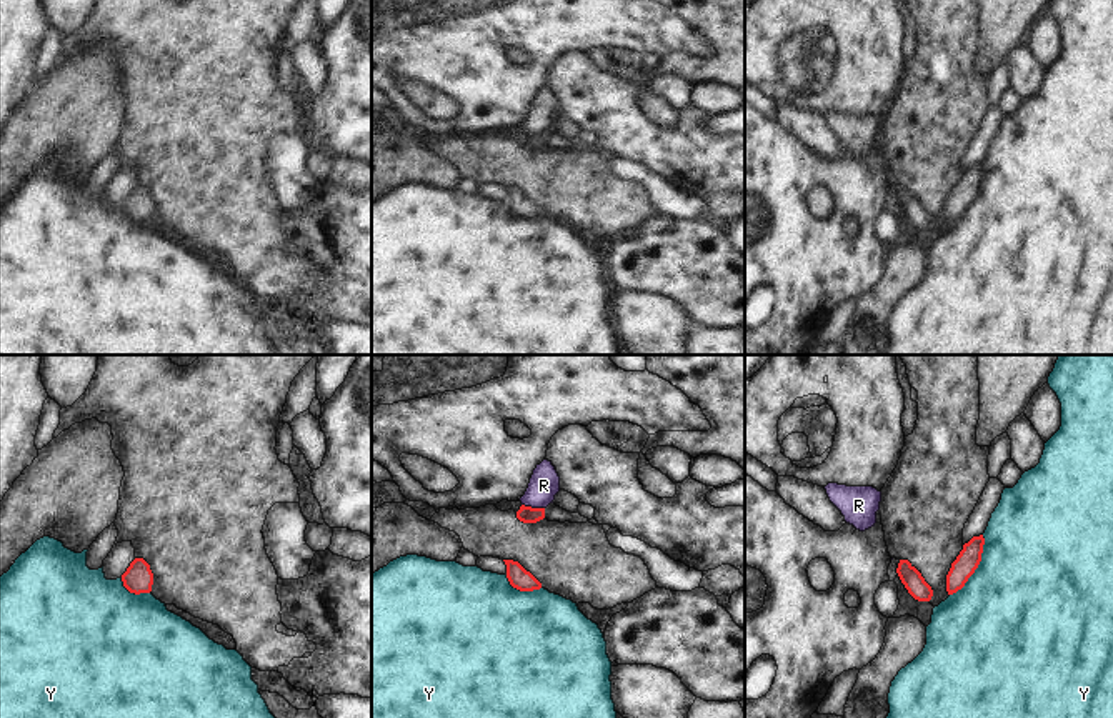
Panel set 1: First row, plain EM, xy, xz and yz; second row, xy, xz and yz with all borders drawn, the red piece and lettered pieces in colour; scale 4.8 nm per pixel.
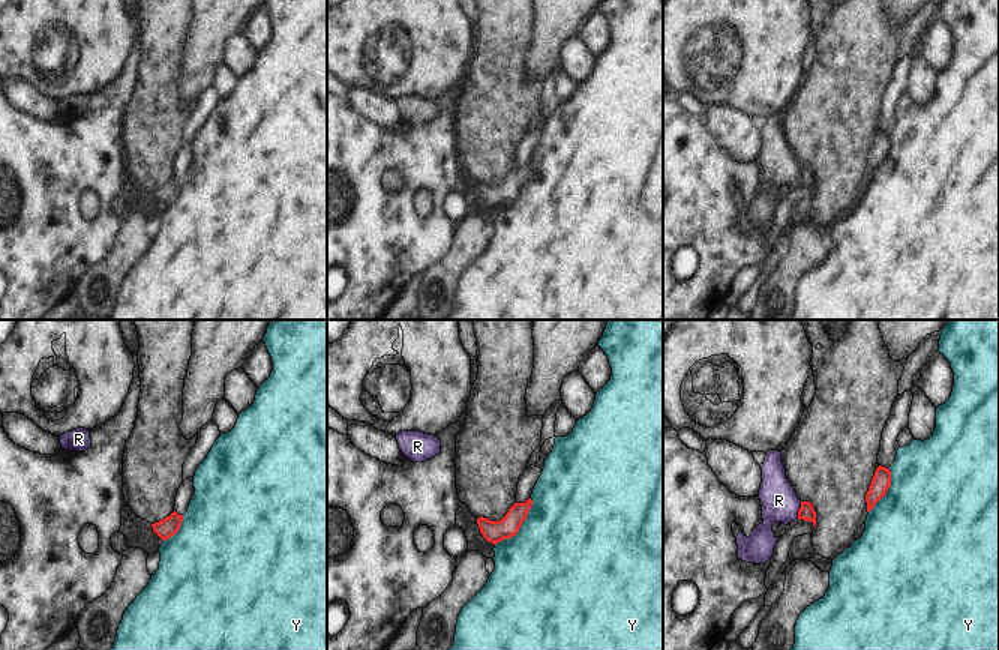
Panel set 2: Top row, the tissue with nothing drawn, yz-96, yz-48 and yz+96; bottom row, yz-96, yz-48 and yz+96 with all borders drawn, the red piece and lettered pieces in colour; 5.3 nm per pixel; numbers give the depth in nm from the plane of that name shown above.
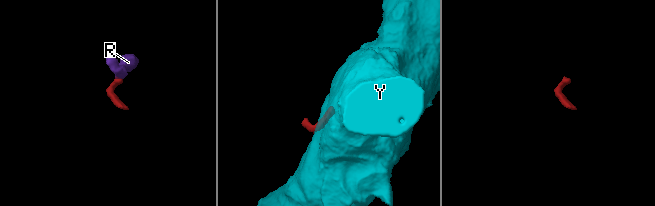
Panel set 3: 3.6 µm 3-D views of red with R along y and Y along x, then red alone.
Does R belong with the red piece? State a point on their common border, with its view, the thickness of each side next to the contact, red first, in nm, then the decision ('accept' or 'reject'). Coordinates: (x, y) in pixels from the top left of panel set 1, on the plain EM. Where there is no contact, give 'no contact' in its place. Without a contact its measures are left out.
xz (534, 135) | 80/150 nm | accept

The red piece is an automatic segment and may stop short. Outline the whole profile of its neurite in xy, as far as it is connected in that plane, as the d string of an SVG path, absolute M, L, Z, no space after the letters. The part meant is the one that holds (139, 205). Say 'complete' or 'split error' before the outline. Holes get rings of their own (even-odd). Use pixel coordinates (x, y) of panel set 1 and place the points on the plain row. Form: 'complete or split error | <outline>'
complete | M135 185L122 202L122 208L130 220L150 220L153 212L150 192L143 185Z

